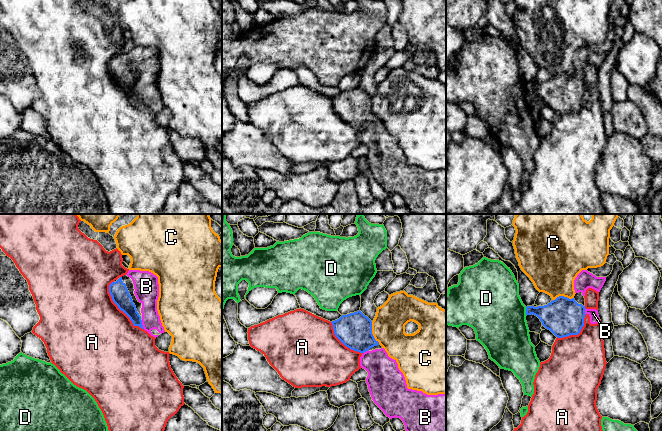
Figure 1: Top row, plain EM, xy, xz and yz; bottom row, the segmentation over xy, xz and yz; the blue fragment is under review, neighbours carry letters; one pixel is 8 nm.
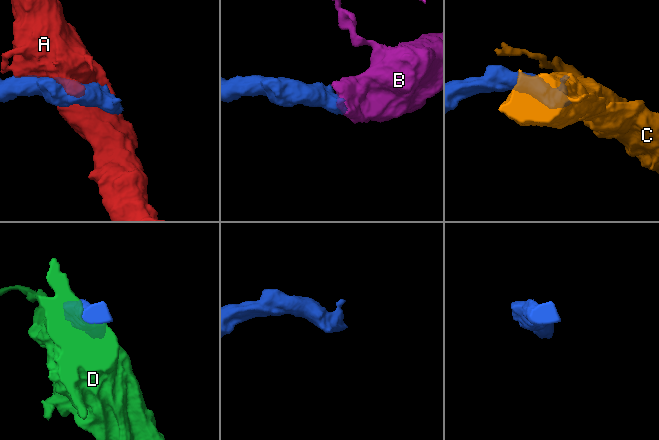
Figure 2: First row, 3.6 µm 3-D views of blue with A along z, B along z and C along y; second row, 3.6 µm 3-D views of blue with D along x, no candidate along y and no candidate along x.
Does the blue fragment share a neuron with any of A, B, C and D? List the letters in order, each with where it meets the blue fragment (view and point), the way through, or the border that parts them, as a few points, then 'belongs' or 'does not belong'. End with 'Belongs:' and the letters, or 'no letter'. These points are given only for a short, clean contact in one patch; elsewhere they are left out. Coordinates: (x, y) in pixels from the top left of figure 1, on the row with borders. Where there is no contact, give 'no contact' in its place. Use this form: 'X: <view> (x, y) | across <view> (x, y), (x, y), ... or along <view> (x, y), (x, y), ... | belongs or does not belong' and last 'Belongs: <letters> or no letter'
A: xy (119, 308) | does not belong
B: xy (141, 324) | across xy (123, 299), (134, 317), (141, 324), (147, 318), (147, 294) | belongs
C: xz (371, 332) | does not belong
D: yz (526, 311) | does not belong
Belongs: B

